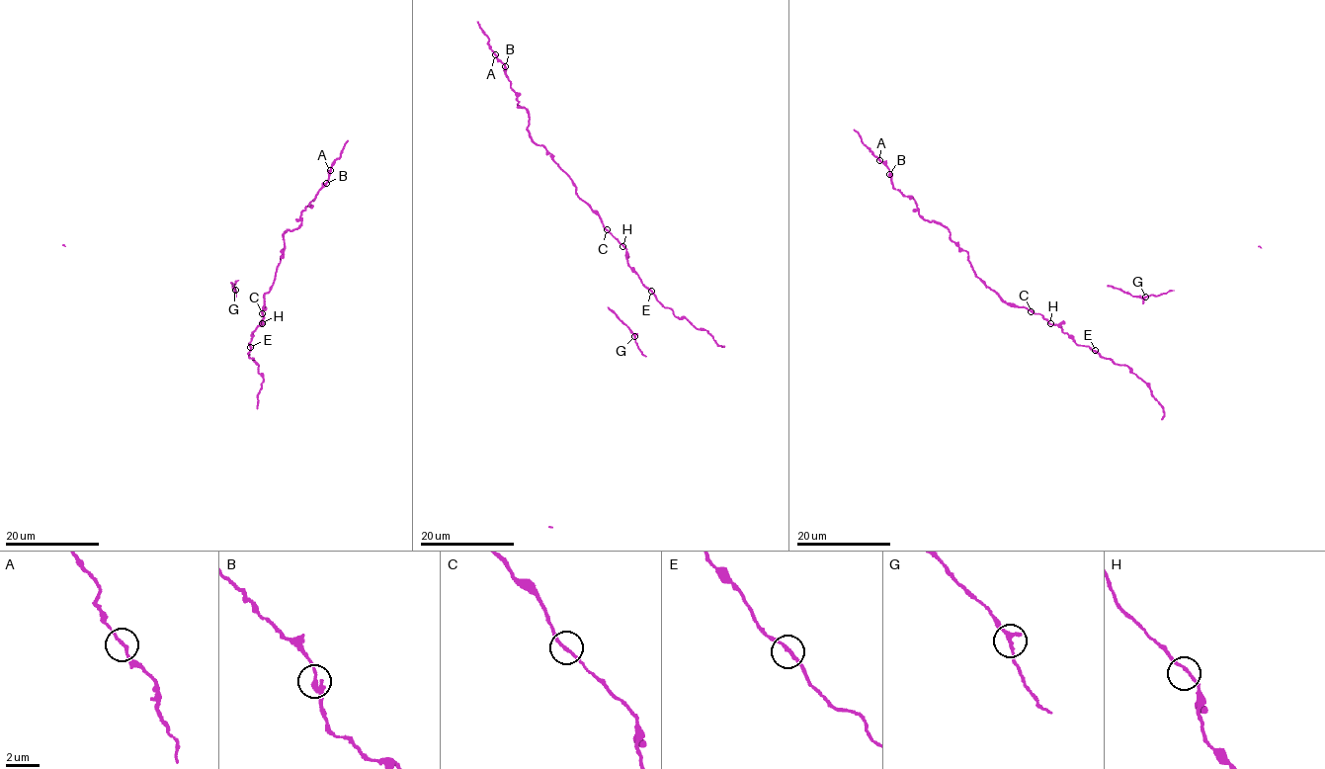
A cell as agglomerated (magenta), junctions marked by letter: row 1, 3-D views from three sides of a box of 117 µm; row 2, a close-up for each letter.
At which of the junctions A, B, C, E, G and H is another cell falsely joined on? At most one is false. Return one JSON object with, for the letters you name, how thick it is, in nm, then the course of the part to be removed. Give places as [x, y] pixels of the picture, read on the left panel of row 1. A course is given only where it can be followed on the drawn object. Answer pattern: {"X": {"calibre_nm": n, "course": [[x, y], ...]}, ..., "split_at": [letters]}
{"split_at": []}

